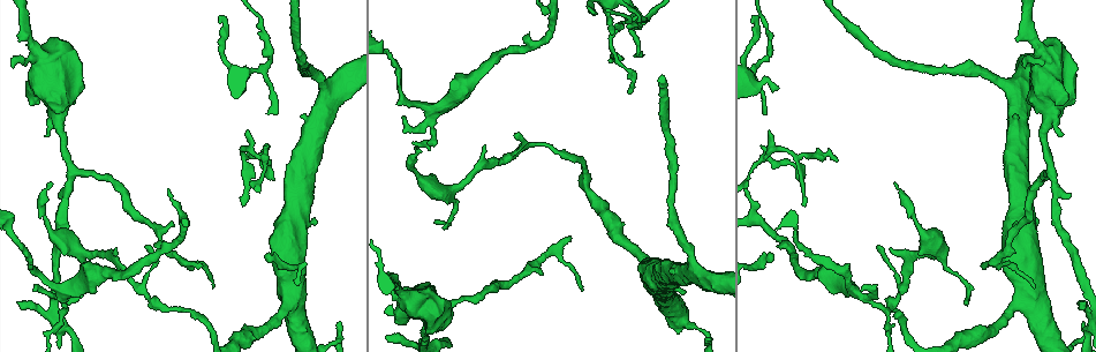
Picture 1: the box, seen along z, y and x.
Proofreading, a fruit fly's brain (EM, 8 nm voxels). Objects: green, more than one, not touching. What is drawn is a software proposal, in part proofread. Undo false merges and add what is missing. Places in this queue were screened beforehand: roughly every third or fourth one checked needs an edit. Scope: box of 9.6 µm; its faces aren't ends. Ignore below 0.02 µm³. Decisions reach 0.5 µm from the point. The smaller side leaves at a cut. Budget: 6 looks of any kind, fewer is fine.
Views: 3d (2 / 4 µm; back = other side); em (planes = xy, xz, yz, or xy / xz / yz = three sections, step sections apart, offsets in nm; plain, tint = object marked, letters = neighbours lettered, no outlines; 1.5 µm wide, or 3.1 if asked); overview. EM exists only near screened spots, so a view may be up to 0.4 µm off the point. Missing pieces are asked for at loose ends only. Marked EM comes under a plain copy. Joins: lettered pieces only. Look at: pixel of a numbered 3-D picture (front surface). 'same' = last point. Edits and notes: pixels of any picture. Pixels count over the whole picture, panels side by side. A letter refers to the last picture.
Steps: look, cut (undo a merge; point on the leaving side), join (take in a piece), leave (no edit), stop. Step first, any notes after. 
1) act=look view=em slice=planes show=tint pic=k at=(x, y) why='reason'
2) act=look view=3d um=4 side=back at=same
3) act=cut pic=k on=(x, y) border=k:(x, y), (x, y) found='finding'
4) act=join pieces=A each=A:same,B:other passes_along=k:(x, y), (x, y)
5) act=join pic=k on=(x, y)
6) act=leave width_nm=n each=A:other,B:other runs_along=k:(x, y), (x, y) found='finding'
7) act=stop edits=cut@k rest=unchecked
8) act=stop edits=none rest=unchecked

act=look view=3d um=4 side=back pic=1 at=(1085, 303) why='branch stops here'

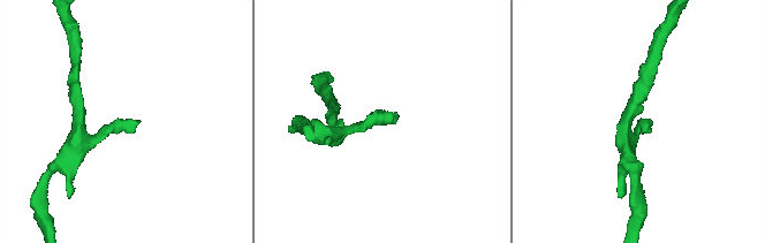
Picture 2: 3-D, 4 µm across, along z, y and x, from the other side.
act=look view=em slice=xz step=4 show=letters pic=2 at=(395, 122)

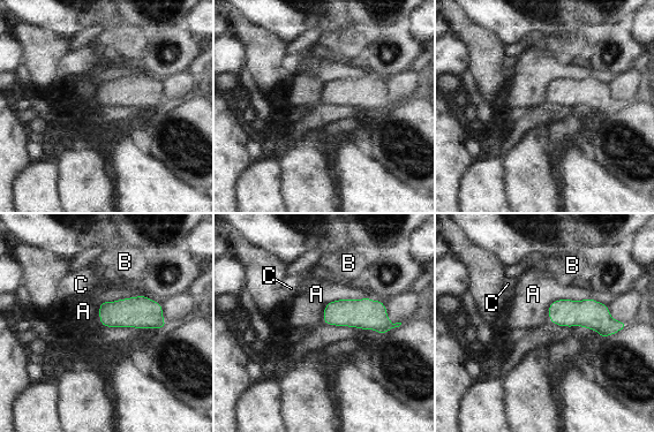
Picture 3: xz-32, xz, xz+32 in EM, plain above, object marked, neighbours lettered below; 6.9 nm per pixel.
act=look view=em slice=planes show=letters at=same why='cut it another way'

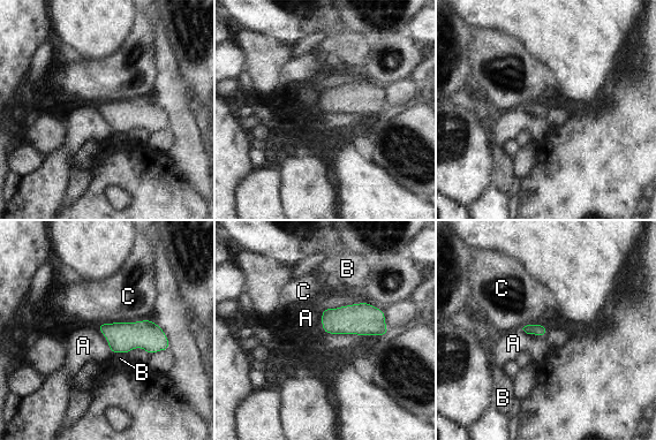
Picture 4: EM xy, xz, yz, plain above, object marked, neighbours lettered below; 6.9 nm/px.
act=leave each=A:other,B:other,C:other border=4:(364, 301), (324, 308), (321, 311) found='no lettered piece goes on from it'

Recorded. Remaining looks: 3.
act=look view=3d um=4 pic=1 at=(400, 290) why='sudden change in width'

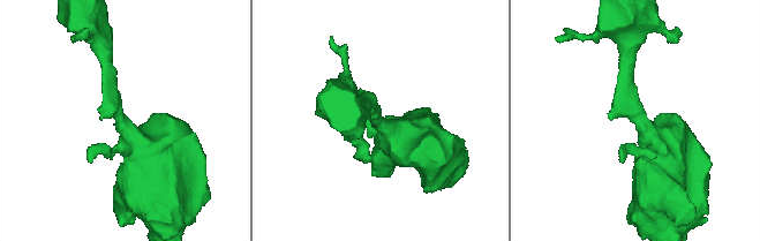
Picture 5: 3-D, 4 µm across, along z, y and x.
act=look view=em slice=yz step=4 show=letters pic=5 at=(378, 118) arm_widths_nm=200,650 why='now the EM'

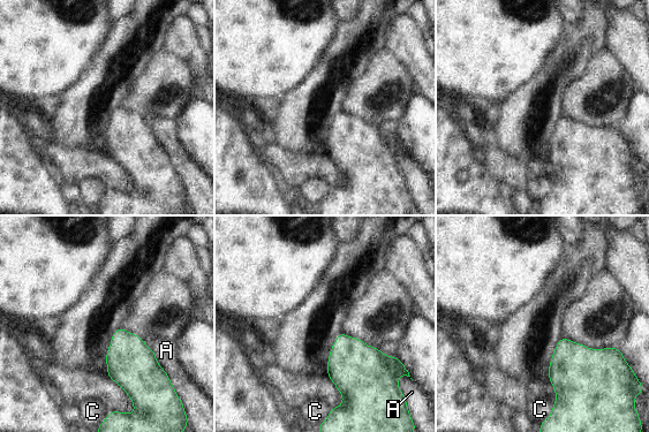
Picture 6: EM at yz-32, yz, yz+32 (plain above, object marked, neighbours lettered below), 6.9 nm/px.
act=leave each=A:other,C:other found='continuous, no second neuron'

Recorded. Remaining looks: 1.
act=stop edits=none rest=unchecked

